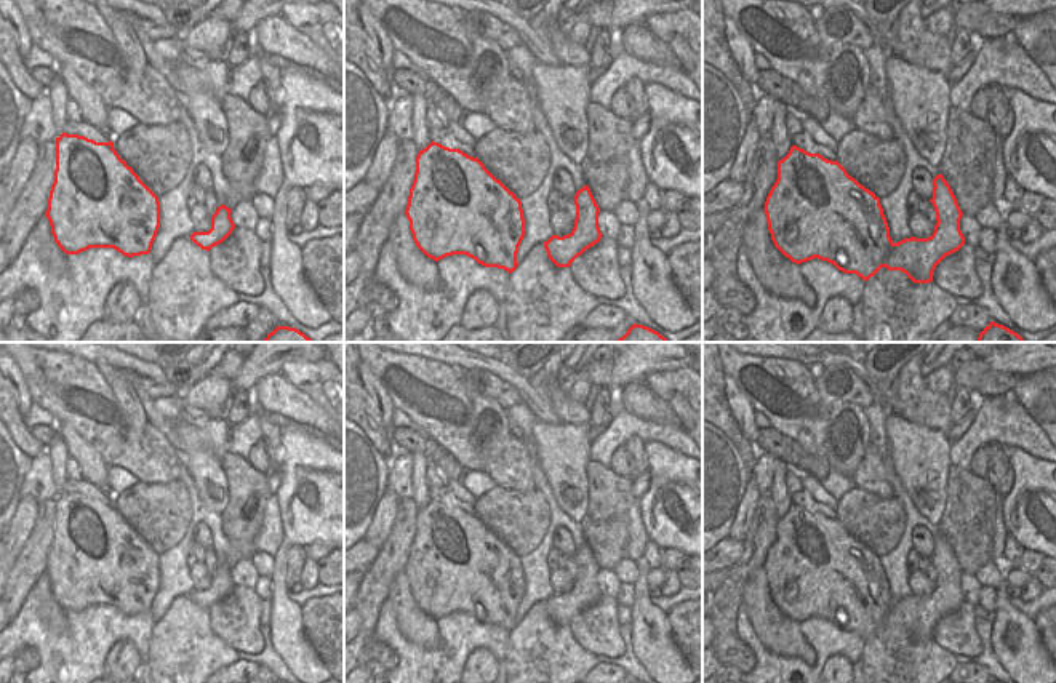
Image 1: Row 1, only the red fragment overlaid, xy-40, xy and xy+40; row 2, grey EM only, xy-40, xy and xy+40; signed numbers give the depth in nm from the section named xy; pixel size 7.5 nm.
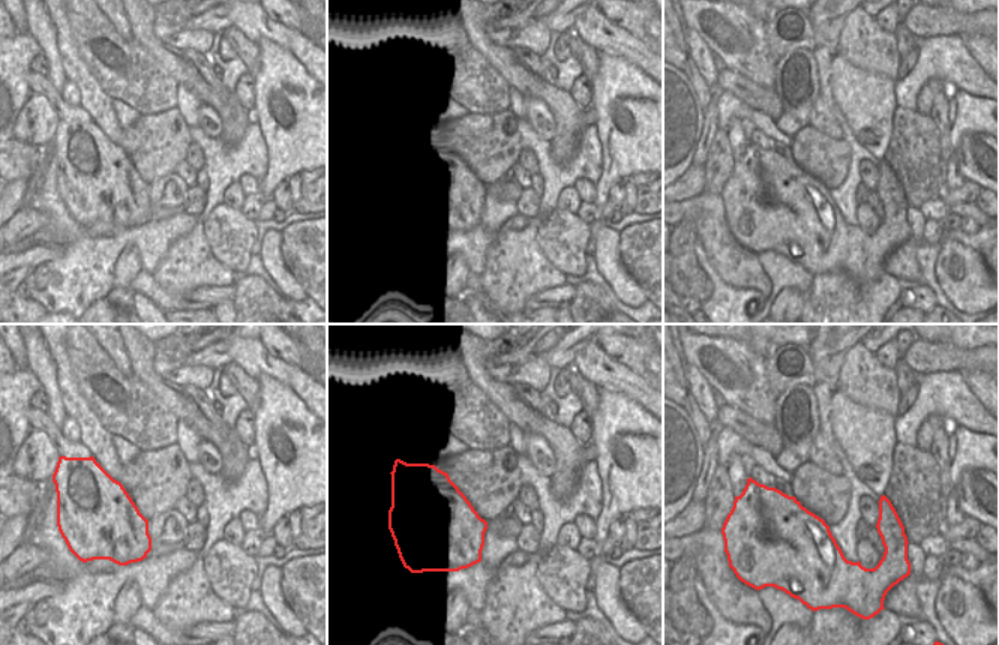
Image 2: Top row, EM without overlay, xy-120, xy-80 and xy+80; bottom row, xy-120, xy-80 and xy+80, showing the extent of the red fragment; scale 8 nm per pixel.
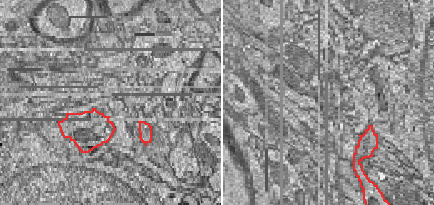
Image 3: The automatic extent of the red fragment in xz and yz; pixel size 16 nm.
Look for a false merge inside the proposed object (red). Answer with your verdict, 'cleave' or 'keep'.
keep

